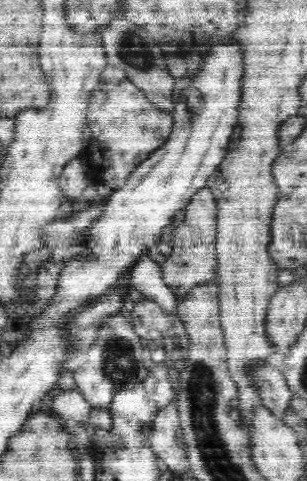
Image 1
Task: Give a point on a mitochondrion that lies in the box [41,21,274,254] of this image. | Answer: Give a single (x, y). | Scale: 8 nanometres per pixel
(133, 49)

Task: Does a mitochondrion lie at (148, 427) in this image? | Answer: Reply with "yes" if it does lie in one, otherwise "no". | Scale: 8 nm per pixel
no

